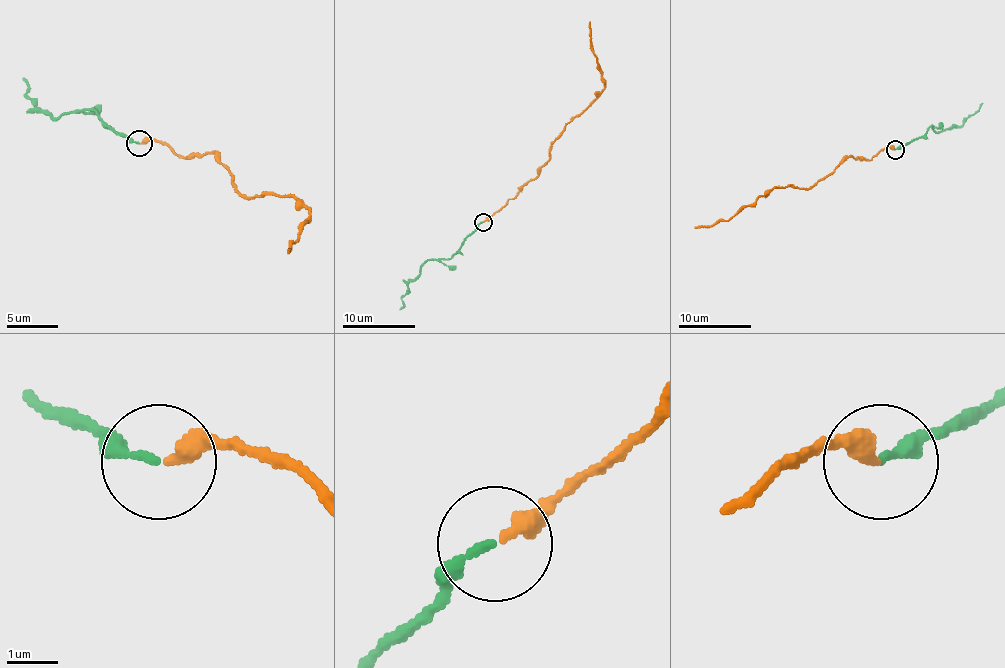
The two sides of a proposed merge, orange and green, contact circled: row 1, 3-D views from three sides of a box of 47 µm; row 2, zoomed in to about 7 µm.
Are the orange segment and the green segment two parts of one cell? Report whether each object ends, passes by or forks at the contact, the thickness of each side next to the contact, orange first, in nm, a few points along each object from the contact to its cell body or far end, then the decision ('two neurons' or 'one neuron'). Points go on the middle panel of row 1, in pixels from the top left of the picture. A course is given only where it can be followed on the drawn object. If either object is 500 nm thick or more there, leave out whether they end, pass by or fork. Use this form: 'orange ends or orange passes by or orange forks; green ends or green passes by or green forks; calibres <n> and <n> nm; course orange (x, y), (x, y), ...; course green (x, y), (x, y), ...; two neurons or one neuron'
orange ends; green ends; calibres 340 and 160 nm; course orange (483, 222), (538, 175), (558, 134), (604, 87), (602, 70), (593, 54), (589, 21); course green (483, 222), (450, 257), (423, 264), (421, 272), (410, 281), (399, 310); two neurons

